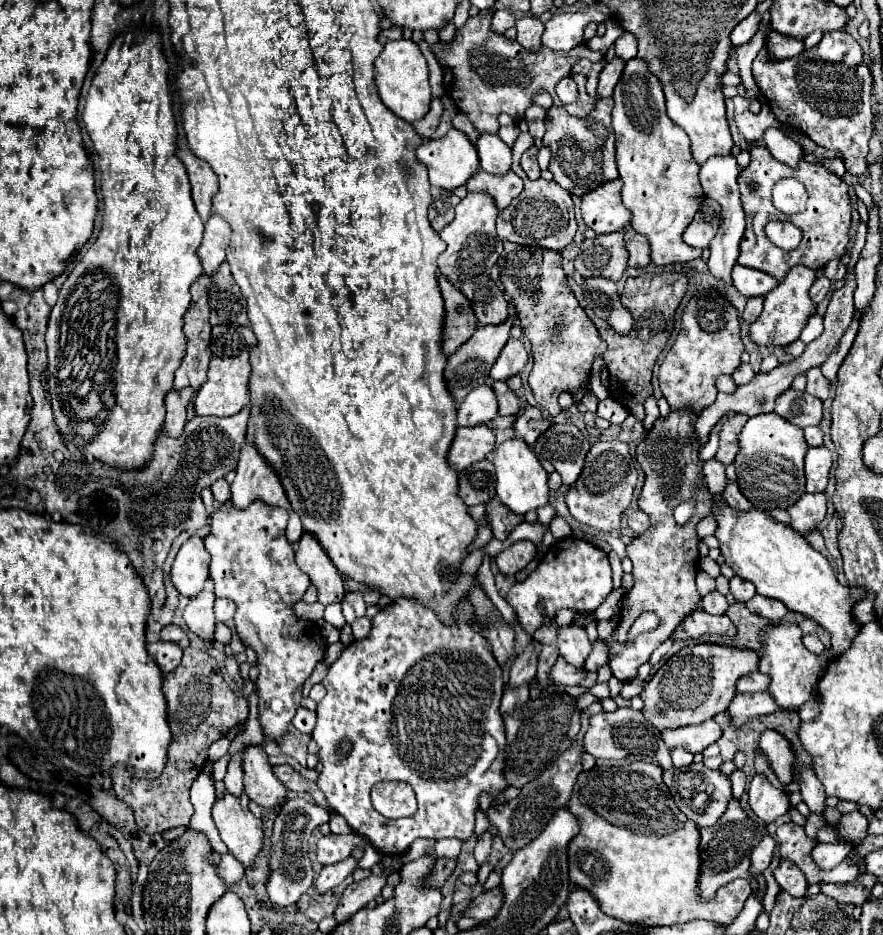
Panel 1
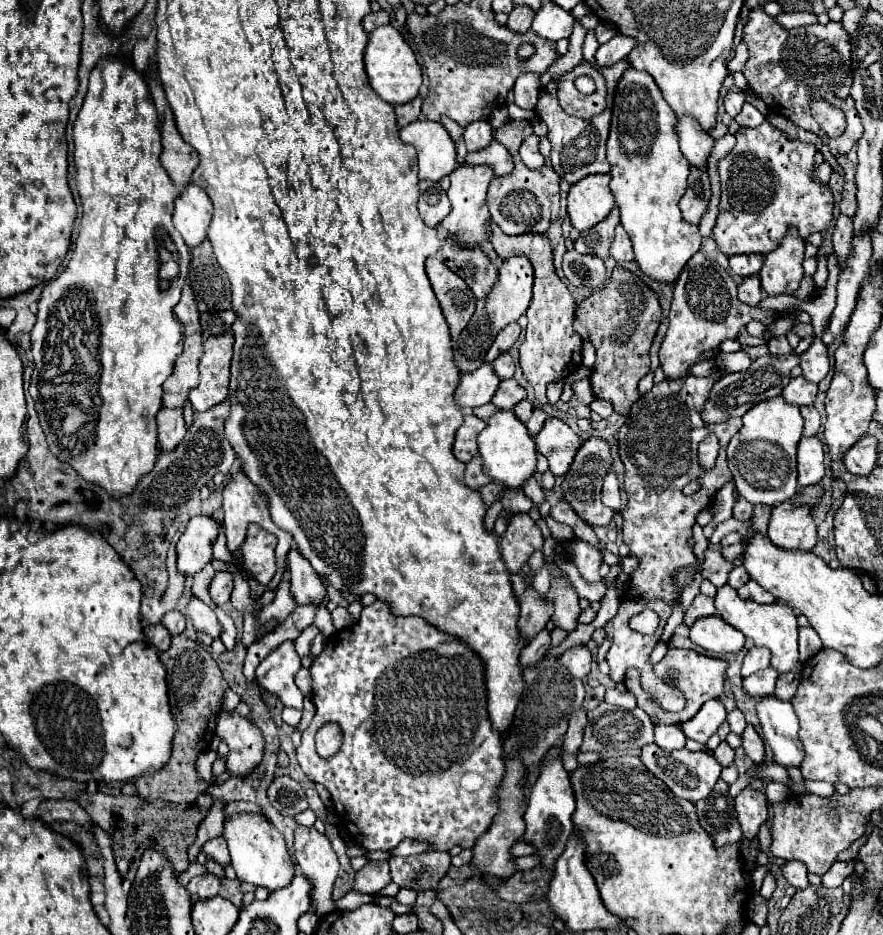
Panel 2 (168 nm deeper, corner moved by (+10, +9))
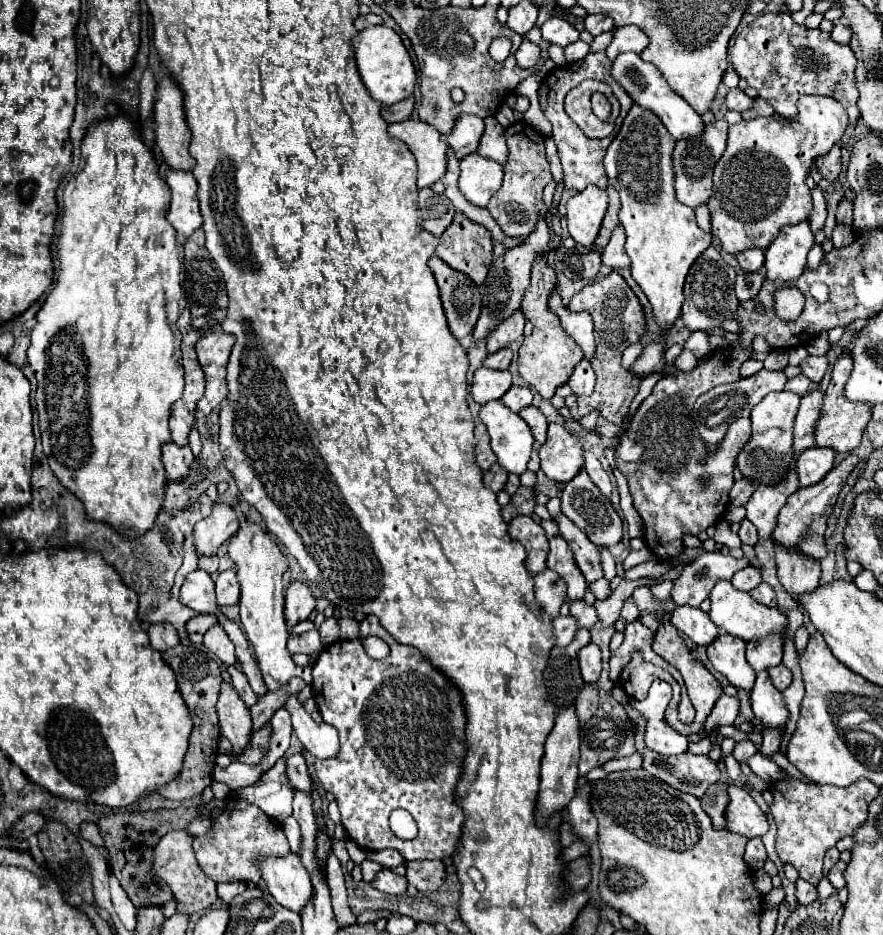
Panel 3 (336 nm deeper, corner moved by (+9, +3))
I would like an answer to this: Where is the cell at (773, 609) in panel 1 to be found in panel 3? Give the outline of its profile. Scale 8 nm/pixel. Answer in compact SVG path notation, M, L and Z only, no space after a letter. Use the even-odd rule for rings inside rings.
M761 583L757 585L755 589L749 591L749 595L753 595L753 599L761 605L767 605L767 607L777 607L777 597L775 597L775 591L767 585L767 583Z

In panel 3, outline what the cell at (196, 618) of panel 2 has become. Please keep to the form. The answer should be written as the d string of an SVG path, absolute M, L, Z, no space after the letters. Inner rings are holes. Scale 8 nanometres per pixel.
M215 623L207 633L205 633L205 641L203 645L215 653L225 665L235 665L237 657L235 657L235 651L233 651L233 643L229 641L227 633L221 629L219 623Z

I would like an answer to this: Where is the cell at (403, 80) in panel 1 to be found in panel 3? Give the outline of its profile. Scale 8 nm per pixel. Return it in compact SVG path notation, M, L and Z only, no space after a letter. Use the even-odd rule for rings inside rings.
M385 25L369 27L357 35L353 45L355 45L357 69L361 73L365 87L369 89L369 93L375 101L379 101L383 105L395 105L397 101L403 101L413 95L417 73L415 73L411 55L407 53L401 37L393 29L389 29Z

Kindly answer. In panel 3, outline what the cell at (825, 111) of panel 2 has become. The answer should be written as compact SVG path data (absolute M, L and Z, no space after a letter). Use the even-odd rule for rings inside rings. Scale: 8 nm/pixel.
M801 97L797 101L799 119L797 121L777 121L773 117L757 117L749 121L741 121L729 127L727 149L723 157L717 161L713 171L713 197L709 199L707 207L711 209L711 233L721 241L725 253L737 255L747 249L761 249L765 251L773 239L777 237L779 229L793 223L807 221L813 211L811 191L805 185L805 175L809 173L813 159L831 151L831 147L843 137L849 121L843 105L833 97Z

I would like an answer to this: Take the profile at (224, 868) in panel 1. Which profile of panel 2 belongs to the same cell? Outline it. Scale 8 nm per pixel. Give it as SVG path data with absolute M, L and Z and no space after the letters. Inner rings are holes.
M198 875L188 883L188 893L190 893L190 903L194 905L200 899L208 899L214 897L220 889L220 879L214 879L212 875Z

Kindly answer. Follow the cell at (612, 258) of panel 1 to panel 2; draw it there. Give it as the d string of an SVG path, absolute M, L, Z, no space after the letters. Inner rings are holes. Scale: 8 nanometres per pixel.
M614 207L614 211L610 211L604 221L600 221L596 227L580 233L580 237L574 243L574 249L578 253L598 255L600 259L606 261L608 259L608 247L610 247L610 241L614 239L614 229L618 223L620 223L618 207Z

